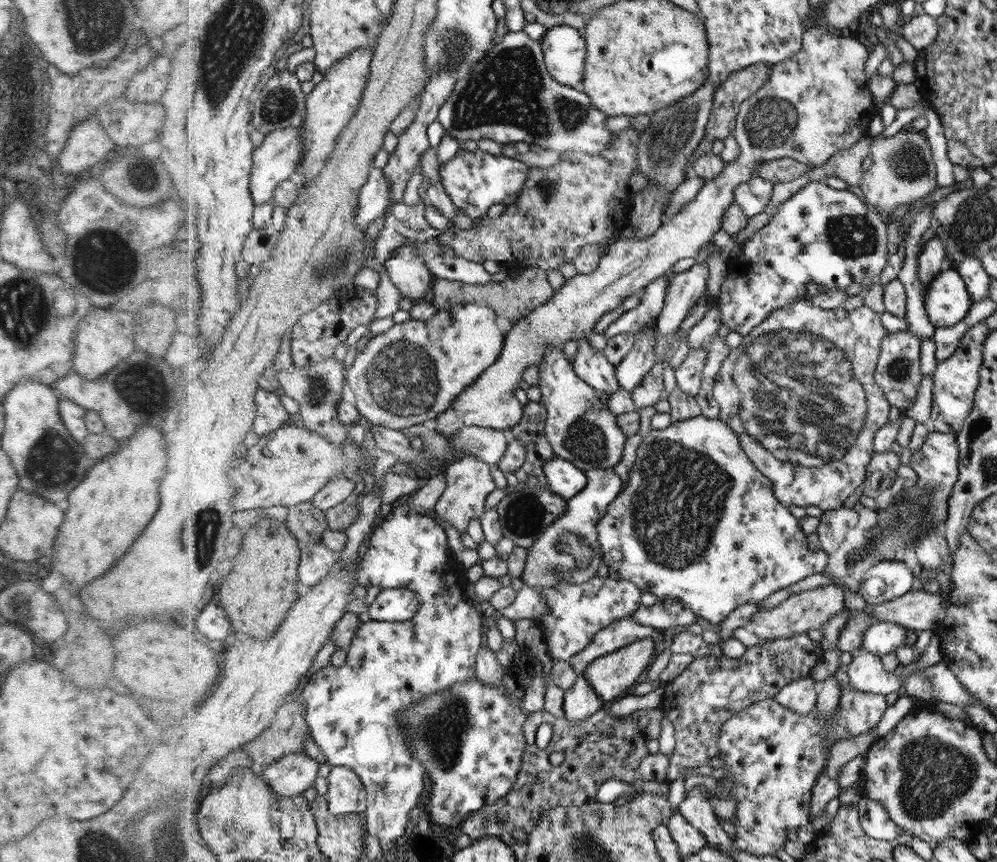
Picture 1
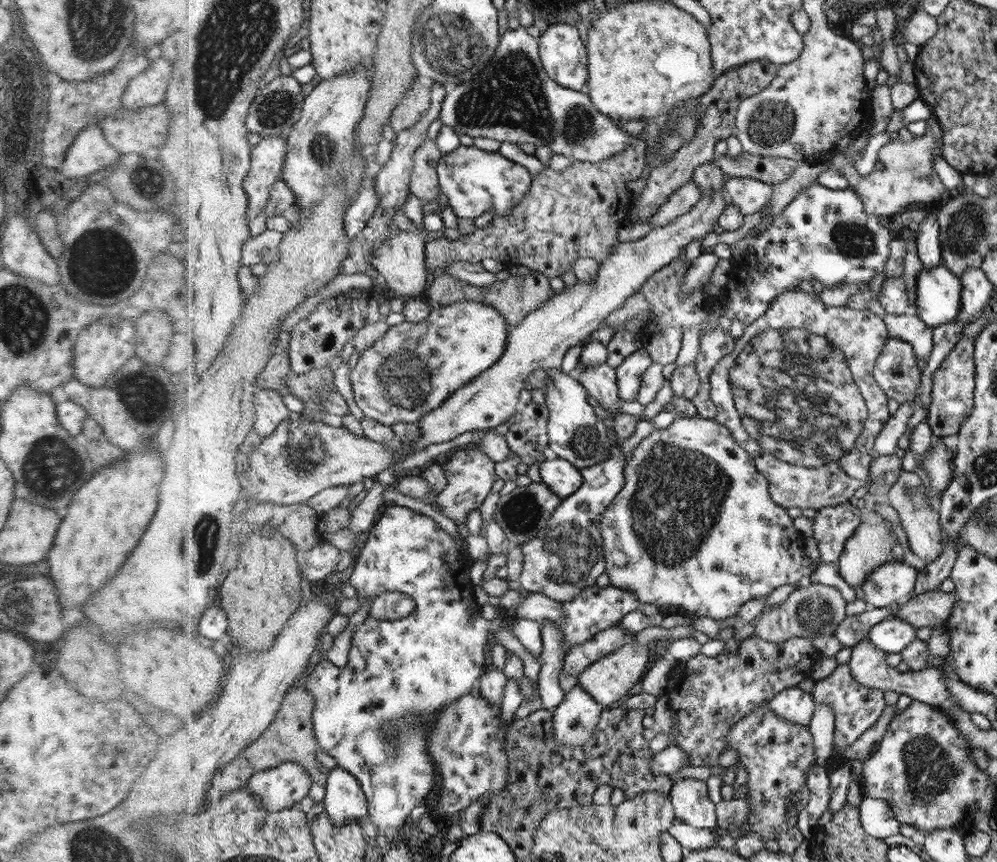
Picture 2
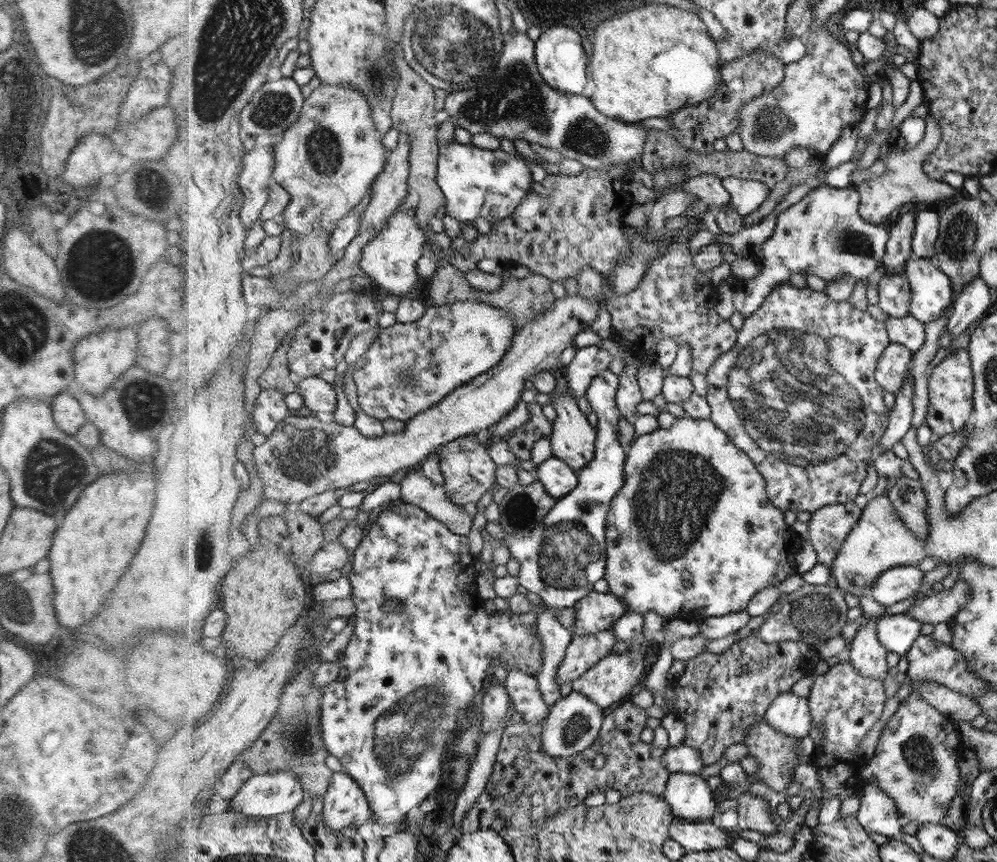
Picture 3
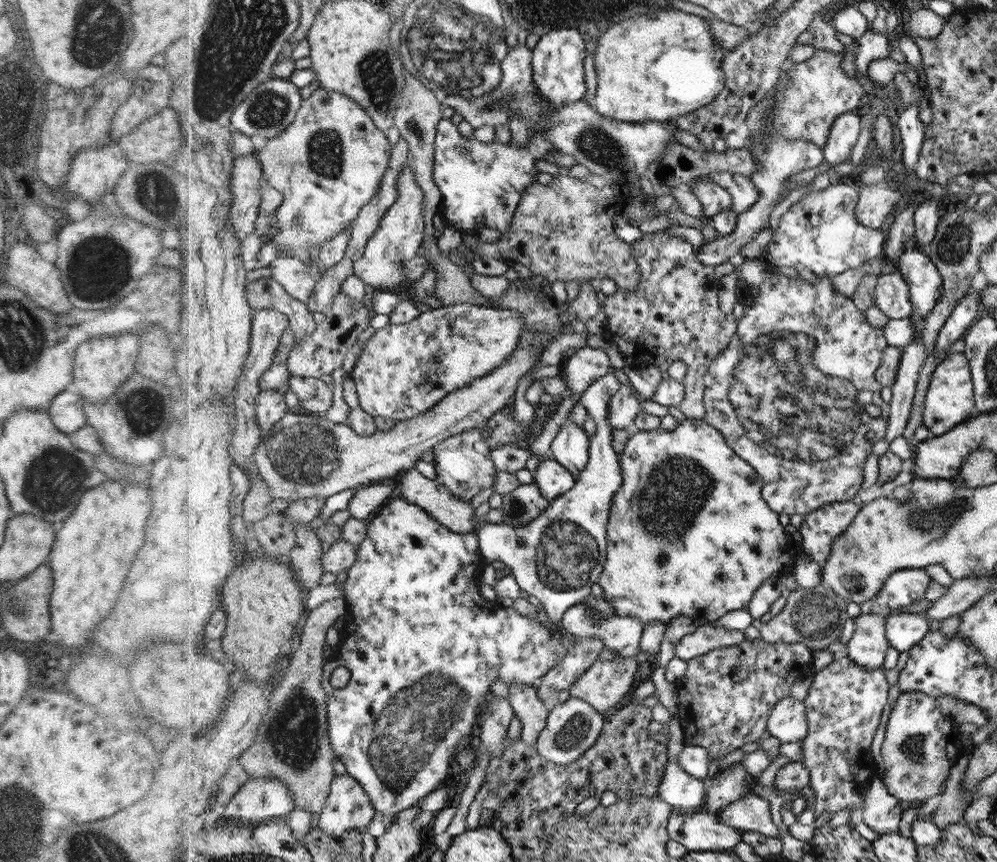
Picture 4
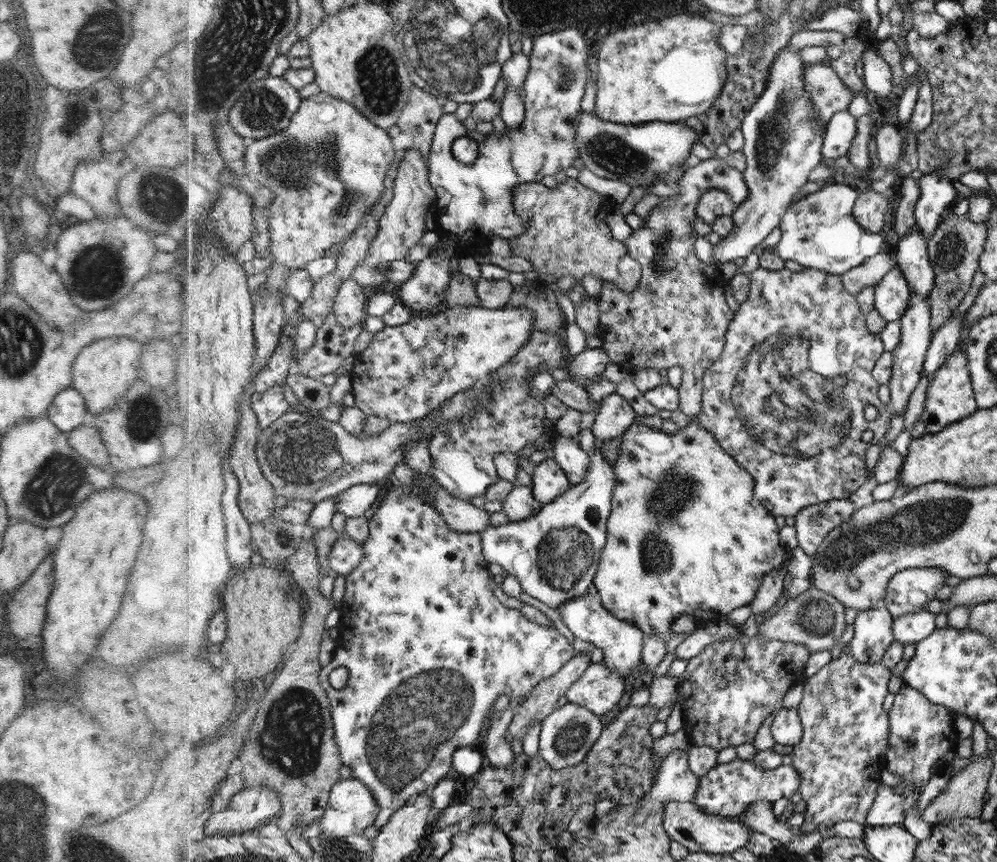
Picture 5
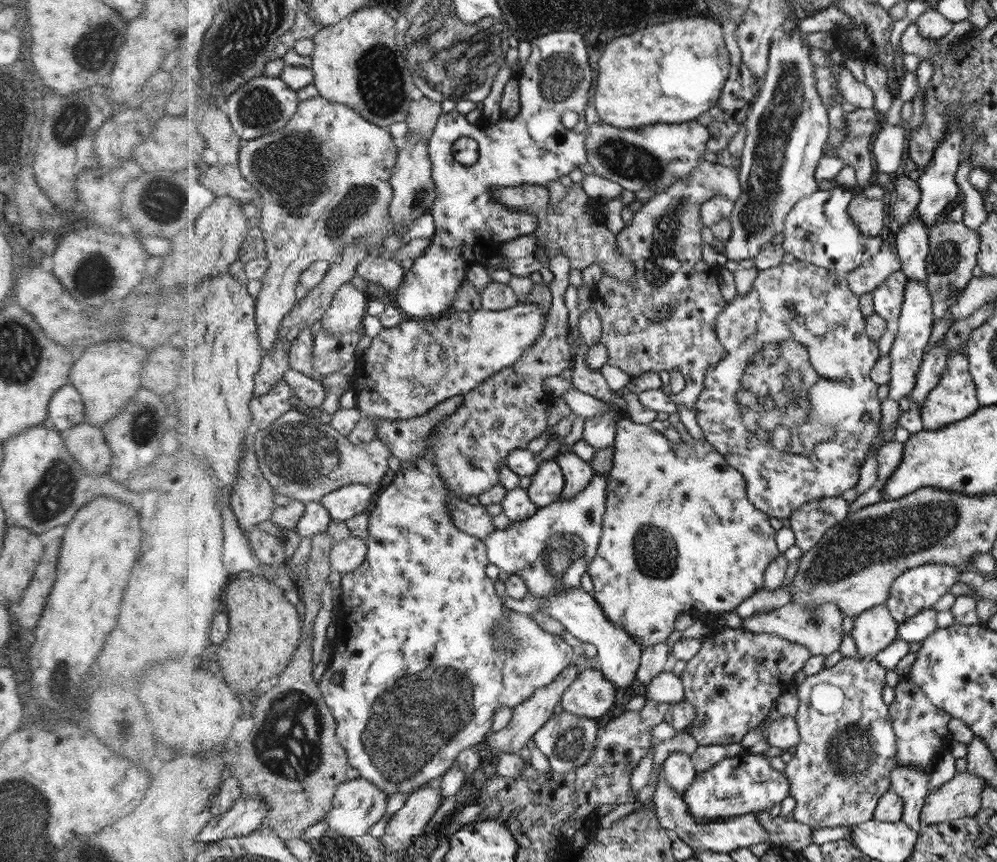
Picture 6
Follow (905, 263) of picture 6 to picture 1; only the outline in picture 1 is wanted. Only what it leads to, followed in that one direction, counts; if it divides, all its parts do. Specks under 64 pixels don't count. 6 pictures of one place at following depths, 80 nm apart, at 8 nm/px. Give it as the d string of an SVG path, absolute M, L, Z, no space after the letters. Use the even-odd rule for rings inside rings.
M955 268L940 271L927 286L923 297L928 320L934 327L959 323L974 306L967 283Z

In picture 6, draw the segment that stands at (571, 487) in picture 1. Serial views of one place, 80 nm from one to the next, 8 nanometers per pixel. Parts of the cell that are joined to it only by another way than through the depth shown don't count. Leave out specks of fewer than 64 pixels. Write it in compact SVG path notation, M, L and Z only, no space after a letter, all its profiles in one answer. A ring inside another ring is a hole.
M555 459L540 460L536 473L531 477L532 484L527 493L538 507L545 507L561 498L566 487L566 477Z

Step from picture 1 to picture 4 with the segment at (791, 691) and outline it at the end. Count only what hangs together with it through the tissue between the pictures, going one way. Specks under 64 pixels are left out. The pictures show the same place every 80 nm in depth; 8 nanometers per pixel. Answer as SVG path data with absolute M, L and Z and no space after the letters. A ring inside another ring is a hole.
M790 696L779 700L768 719L768 733L786 742L798 742L807 735L805 704Z

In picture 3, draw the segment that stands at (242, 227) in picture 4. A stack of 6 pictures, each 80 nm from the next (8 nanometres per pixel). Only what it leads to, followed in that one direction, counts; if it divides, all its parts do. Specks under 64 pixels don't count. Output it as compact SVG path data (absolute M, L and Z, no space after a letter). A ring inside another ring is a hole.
M275 146L256 147L245 156L245 167L240 179L246 202L242 210L248 230L261 219L264 207L271 199L276 168Z

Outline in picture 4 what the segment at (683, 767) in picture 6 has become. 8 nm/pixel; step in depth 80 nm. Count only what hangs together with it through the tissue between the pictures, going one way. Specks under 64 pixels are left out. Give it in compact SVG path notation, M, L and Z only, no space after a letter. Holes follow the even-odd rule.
M672 715L670 721L675 722L671 725L669 731L670 741L667 747L667 763L665 766L662 780L658 785L657 796L668 804L672 805L672 808L680 814L686 814L686 812L702 812L706 811L705 800L706 791L704 790L704 782L699 777L692 776L681 767L679 763L679 756L683 752L683 748L686 745L686 736L681 725L678 723L678 716Z

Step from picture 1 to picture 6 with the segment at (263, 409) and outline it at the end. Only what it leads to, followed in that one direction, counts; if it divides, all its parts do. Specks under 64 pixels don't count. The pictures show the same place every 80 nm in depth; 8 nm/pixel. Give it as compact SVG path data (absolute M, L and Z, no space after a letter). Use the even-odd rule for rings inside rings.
M285 380L274 387L269 394L255 397L251 403L251 410L255 418L255 430L268 428L274 421L292 411L292 397L295 390Z

